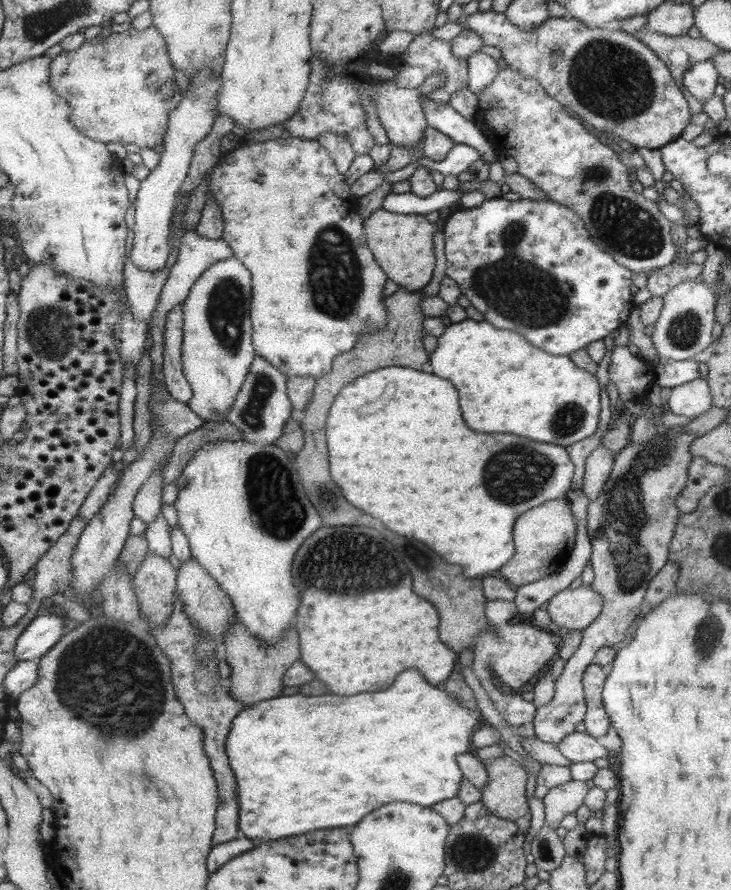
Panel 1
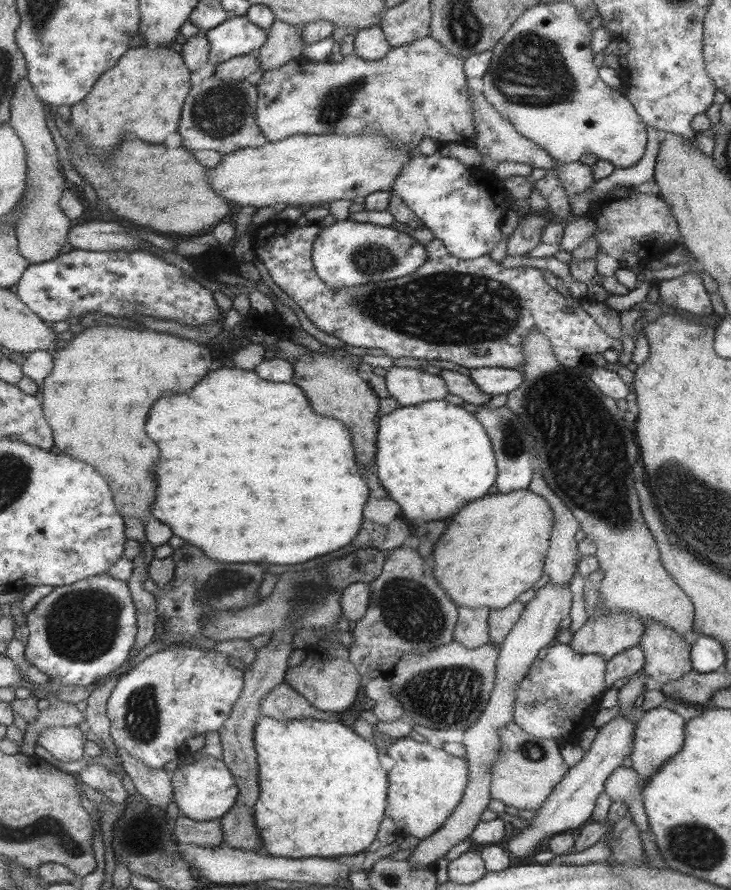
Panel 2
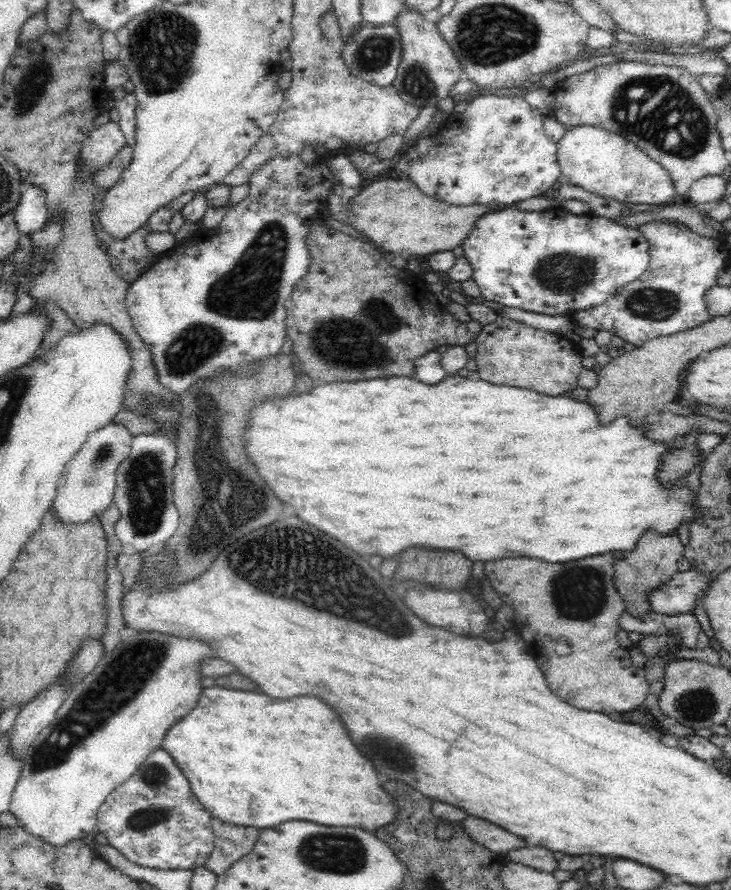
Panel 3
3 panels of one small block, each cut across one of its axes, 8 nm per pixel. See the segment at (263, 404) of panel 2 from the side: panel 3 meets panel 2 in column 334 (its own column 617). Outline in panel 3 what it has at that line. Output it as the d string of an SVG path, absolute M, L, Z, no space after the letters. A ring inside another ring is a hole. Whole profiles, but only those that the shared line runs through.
M458 374L447 376L442 382L436 384L436 386L424 386L422 382L416 382L412 378L372 378L368 382L332 382L322 384L316 388L312 388L312 392L308 394L300 394L295 396L294 394L288 394L284 397L267 397L266 400L256 405L251 410L250 421L247 422L248 436L245 437L245 447L248 448L248 456L252 456L252 462L256 462L256 466L260 466L260 478L264 478L264 482L268 482L268 486L272 486L272 490L276 490L276 498L280 498L280 502L288 504L294 508L296 516L302 520L302 522L308 522L310 526L316 526L318 530L322 530L324 534L340 540L344 546L348 546L350 550L356 550L356 554L368 554L368 556L376 556L376 550L378 550L378 556L382 558L394 558L398 552L404 552L408 546L436 546L438 550L458 550L462 552L466 558L470 558L472 562L490 562L490 560L500 560L500 558L540 558L540 560L546 560L546 562L570 562L570 560L580 560L580 558L586 558L586 556L596 556L596 554L604 554L604 552L614 552L614 550L628 550L632 551L636 547L636 540L648 530L656 530L660 534L670 534L676 532L676 528L682 524L682 520L690 520L694 518L694 512L696 512L696 505L692 500L692 492L688 490L686 486L686 480L684 476L681 476L682 480L676 482L672 488L664 488L658 478L656 478L656 472L658 472L658 466L660 466L660 458L662 454L667 454L668 446L664 448L664 443L650 442L648 438L644 438L642 434L642 428L632 428L632 422L626 417L617 418L611 423L602 426L598 424L599 419L596 418L595 410L592 409L590 403L576 402L568 395L561 394L560 396L546 396L544 394L537 393L533 390L516 388L513 386L506 385L495 385L491 382L486 382L475 376L474 378L462 377Z

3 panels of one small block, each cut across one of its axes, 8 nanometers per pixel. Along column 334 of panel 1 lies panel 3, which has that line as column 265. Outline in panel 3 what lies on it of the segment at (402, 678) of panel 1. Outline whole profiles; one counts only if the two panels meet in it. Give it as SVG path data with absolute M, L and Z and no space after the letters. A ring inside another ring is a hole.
M216 686L206 688L192 706L192 710L188 714L180 718L180 721L172 725L167 733L164 734L160 748L167 751L172 759L184 773L184 777L188 779L191 786L191 792L200 801L204 810L207 810L212 817L218 817L229 825L250 826L256 829L266 829L279 826L290 820L308 820L308 822L316 822L316 824L324 824L324 826L360 826L364 830L374 830L380 826L389 825L395 820L398 813L398 807L392 802L392 797L386 794L380 784L378 784L378 774L374 770L374 766L370 764L370 760L366 760L356 746L350 742L344 724L340 722L338 714L332 712L324 702L320 702L318 698L310 698L310 696L299 696L292 698L270 698L264 694L257 694L253 691L244 691L236 689L226 689Z

